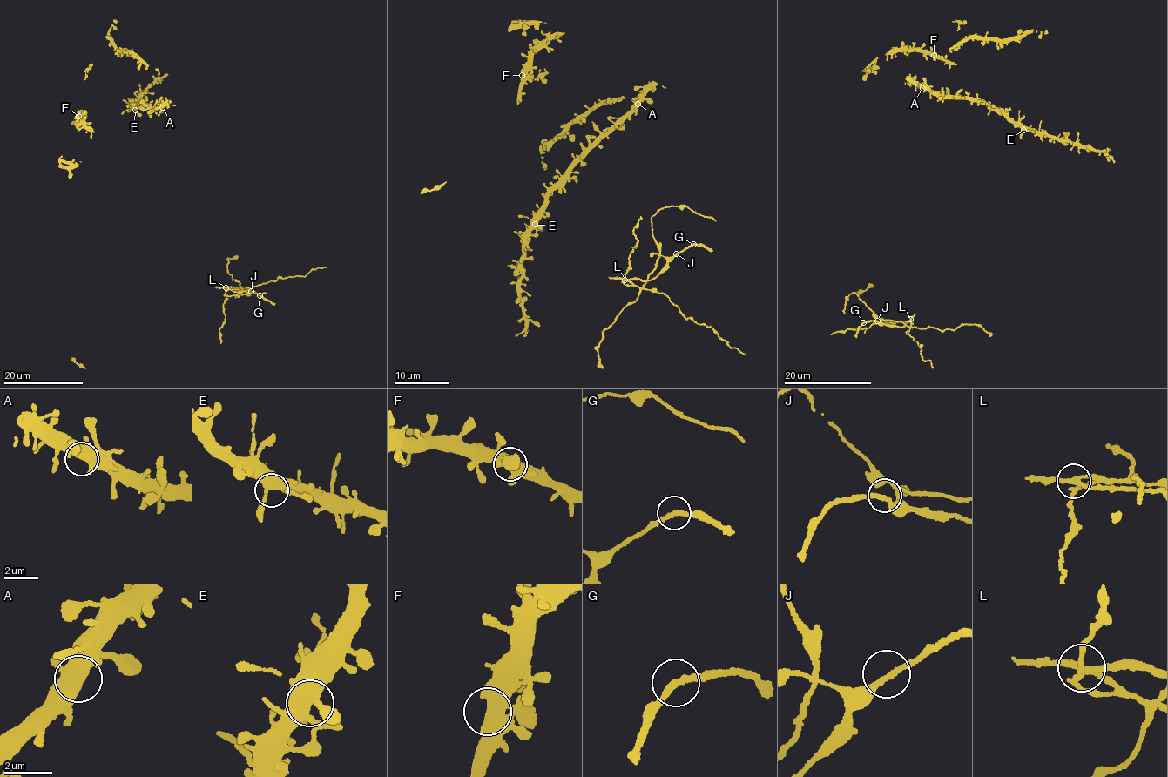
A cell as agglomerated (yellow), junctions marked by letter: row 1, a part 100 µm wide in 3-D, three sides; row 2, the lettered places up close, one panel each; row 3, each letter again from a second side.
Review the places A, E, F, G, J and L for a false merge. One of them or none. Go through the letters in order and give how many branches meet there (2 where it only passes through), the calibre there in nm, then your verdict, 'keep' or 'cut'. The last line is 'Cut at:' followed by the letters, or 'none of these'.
A: 4 branches meet; 500 nm thick; keep
E: 5 branches meet; 460 nm thick; keep
F: 4 branches meet; 480 nm thick; keep
G: 2 branches meet; 280 nm thick; keep
J: 2 branches meet; 240 nm thick; keep
L: 5 branches meet; 240 nm thick; cut
Cut at: L

